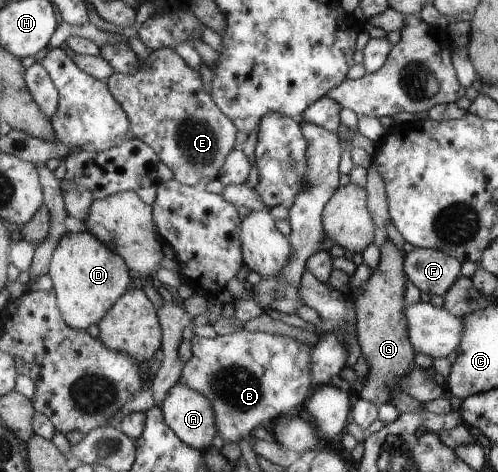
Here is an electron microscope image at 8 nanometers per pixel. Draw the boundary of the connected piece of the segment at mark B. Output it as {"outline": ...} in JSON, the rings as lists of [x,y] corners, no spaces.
{"outline":[[[239,331],[232,335],[216,338],[192,339],[192,355],[183,364],[179,382],[185,382],[191,389],[204,393],[211,401],[218,419],[221,443],[240,443],[243,437],[251,437],[257,425],[270,429],[274,421],[285,414],[291,414],[295,407],[309,395],[311,389],[311,357],[315,345],[303,343],[291,336],[281,336],[265,332]]]}

